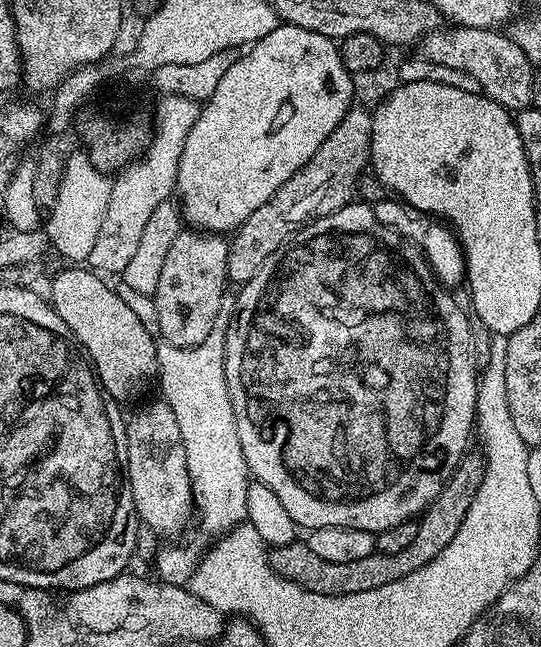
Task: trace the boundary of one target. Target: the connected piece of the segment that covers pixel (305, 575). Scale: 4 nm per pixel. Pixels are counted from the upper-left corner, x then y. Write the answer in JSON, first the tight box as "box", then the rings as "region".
{"box":[268,451,484,596],"region":[[[465,451],[438,498],[434,498],[434,502],[423,513],[418,535],[410,541],[410,546],[398,550],[398,554],[374,551],[366,554],[366,558],[357,558],[355,562],[322,562],[322,558],[310,550],[308,543],[293,542],[268,552],[270,566],[282,578],[323,596],[345,596],[362,594],[362,590],[378,590],[378,586],[387,586],[389,582],[398,582],[398,578],[406,578],[406,574],[414,574],[414,570],[422,570],[426,562],[434,562],[434,558],[438,558],[438,554],[450,546],[454,534],[458,534],[458,526],[462,526],[466,519],[470,502],[474,502],[474,494],[478,494],[478,486],[482,486],[484,457],[479,451],[472,451]]]}

